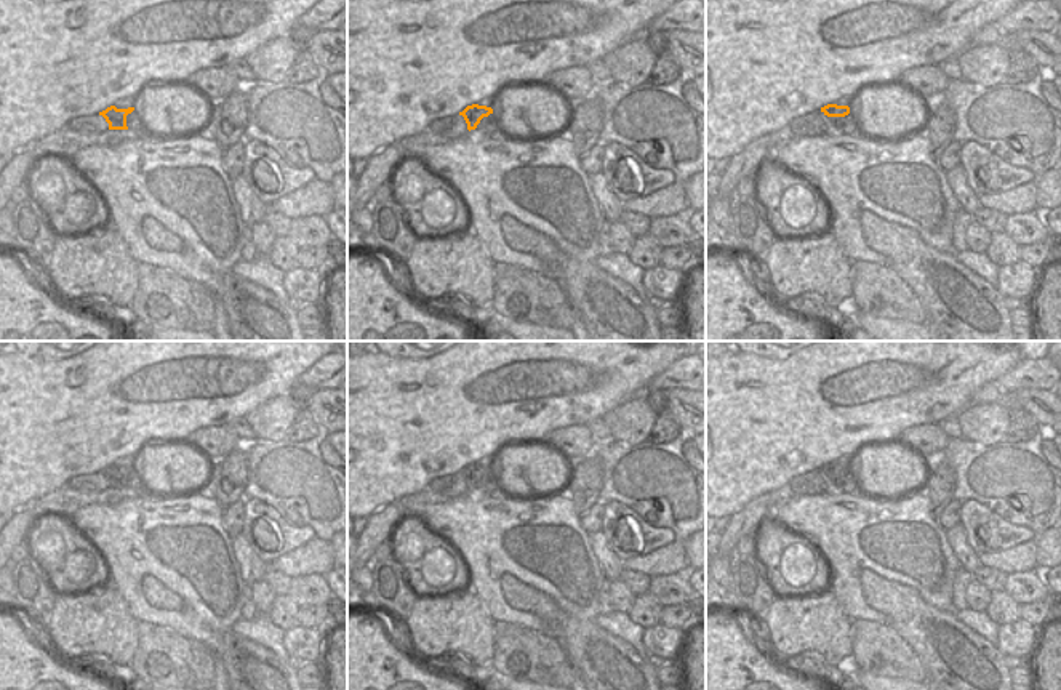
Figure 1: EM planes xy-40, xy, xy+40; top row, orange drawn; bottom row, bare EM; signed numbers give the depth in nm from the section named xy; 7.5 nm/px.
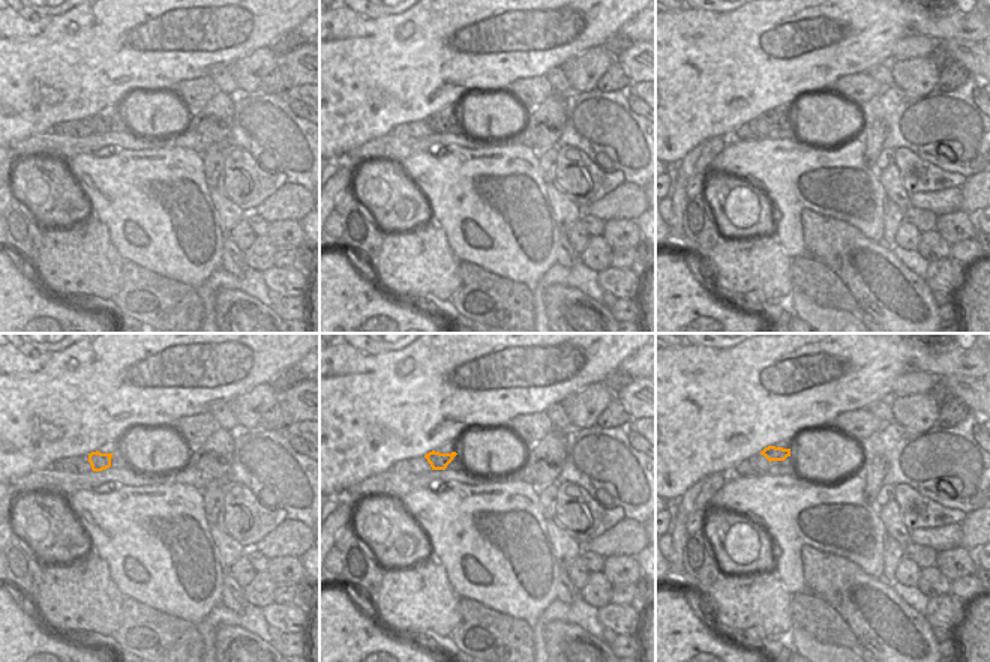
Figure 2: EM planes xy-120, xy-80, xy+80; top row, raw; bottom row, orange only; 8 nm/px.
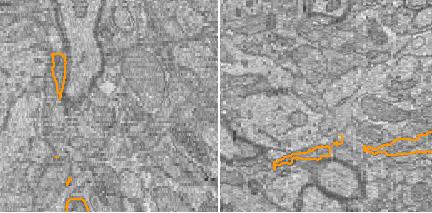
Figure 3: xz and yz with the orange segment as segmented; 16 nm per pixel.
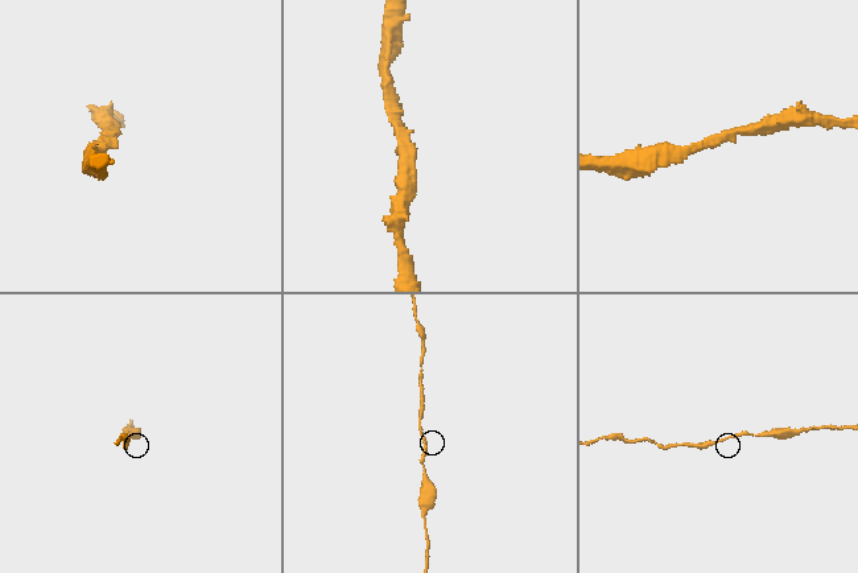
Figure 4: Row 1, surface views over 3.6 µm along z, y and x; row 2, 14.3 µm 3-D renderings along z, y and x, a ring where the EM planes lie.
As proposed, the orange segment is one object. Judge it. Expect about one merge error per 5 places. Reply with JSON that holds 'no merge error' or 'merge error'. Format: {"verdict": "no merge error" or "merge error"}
{"verdict": "no merge error"}

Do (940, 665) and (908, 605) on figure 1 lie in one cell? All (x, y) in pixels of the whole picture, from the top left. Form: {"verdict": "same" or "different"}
{"verdict": "same"}

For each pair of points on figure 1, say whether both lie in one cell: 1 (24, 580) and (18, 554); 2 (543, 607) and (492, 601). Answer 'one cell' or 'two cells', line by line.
1: two cells
2: two cells

